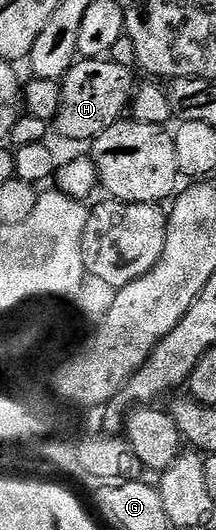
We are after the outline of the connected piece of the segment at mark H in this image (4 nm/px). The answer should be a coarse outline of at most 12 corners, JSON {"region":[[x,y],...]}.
{"region":[[74,62],[55,131],[92,141],[122,122],[134,72]]}

